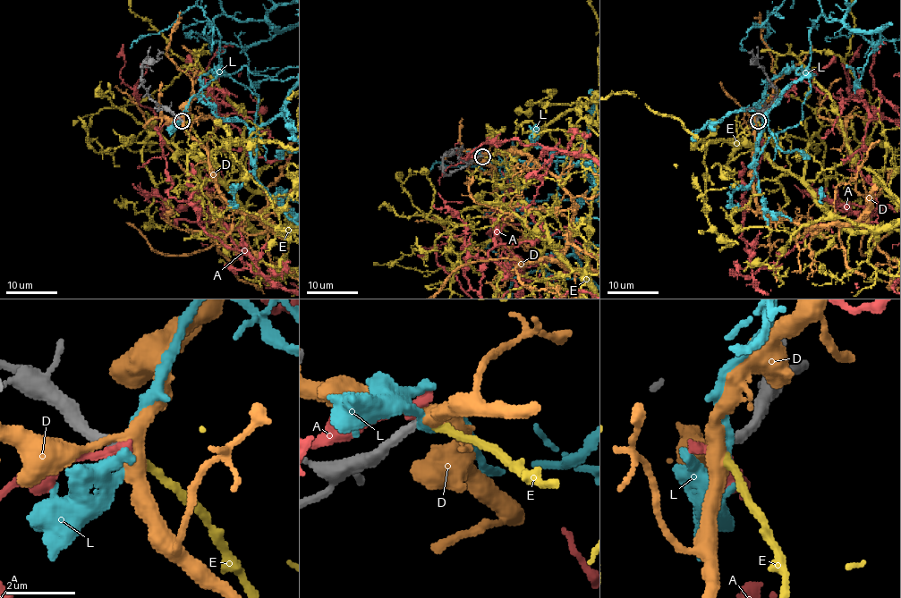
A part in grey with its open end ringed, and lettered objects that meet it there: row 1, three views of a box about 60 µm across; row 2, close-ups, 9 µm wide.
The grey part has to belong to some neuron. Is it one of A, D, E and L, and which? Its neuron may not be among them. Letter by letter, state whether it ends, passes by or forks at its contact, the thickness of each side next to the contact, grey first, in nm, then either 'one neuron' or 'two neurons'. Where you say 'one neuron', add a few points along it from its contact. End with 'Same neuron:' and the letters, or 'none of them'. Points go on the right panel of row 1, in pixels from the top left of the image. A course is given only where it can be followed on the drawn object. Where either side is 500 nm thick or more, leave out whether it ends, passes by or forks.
A: it ends; calibres 320 and 360 nm; two neurons
D: it forks; calibres 260 and 400 nm; two neurons
E: it ends; calibres 240 and 260 nm; one neuron
L: it passes by; calibres 260 and 280 nm; two neurons
Same neuron: E

